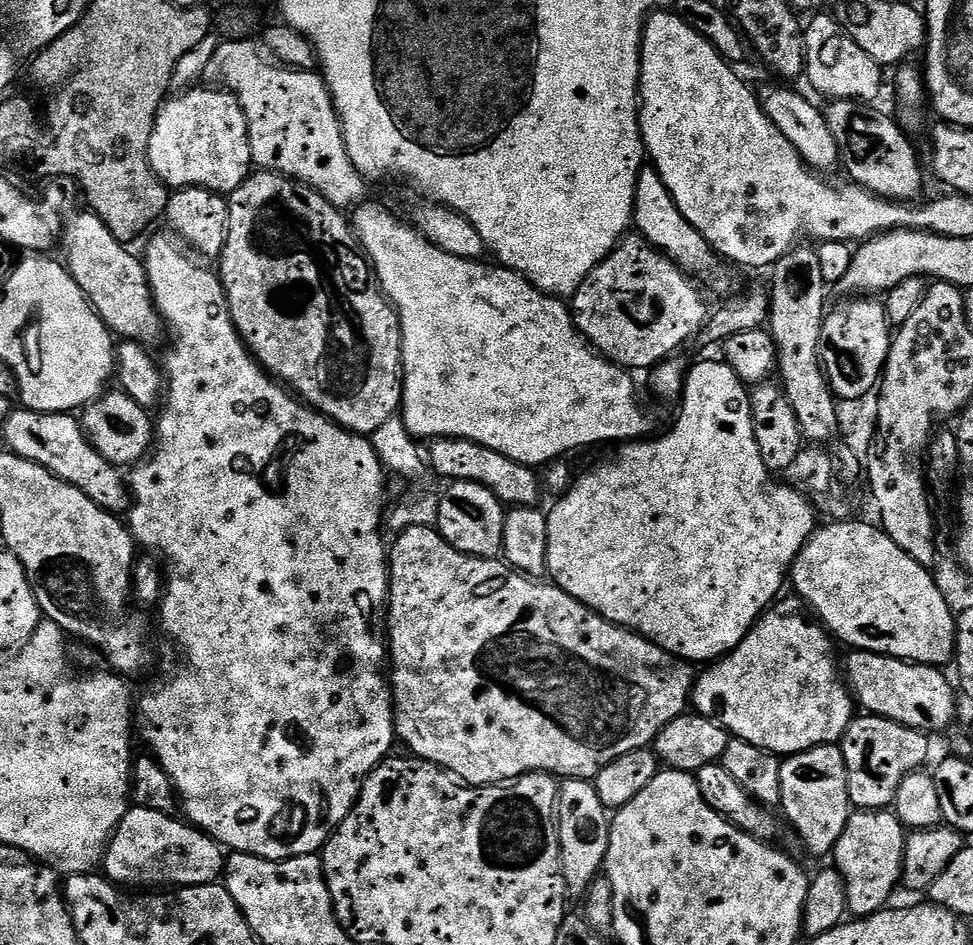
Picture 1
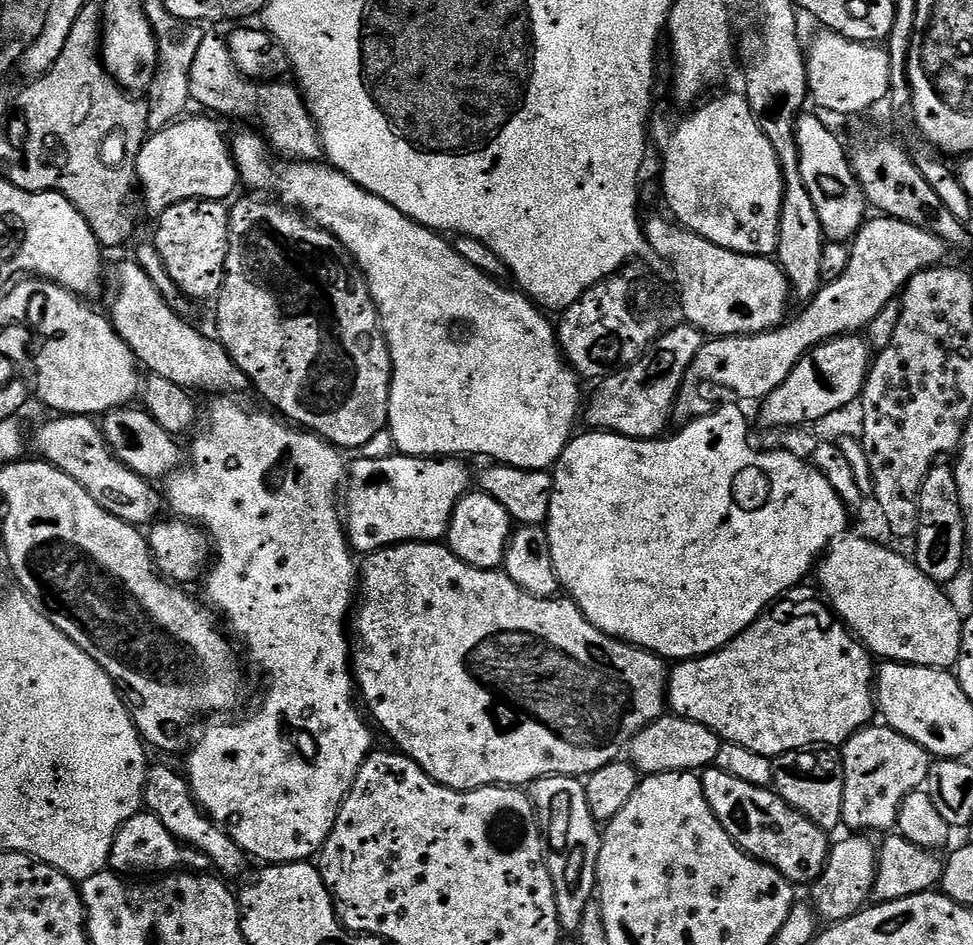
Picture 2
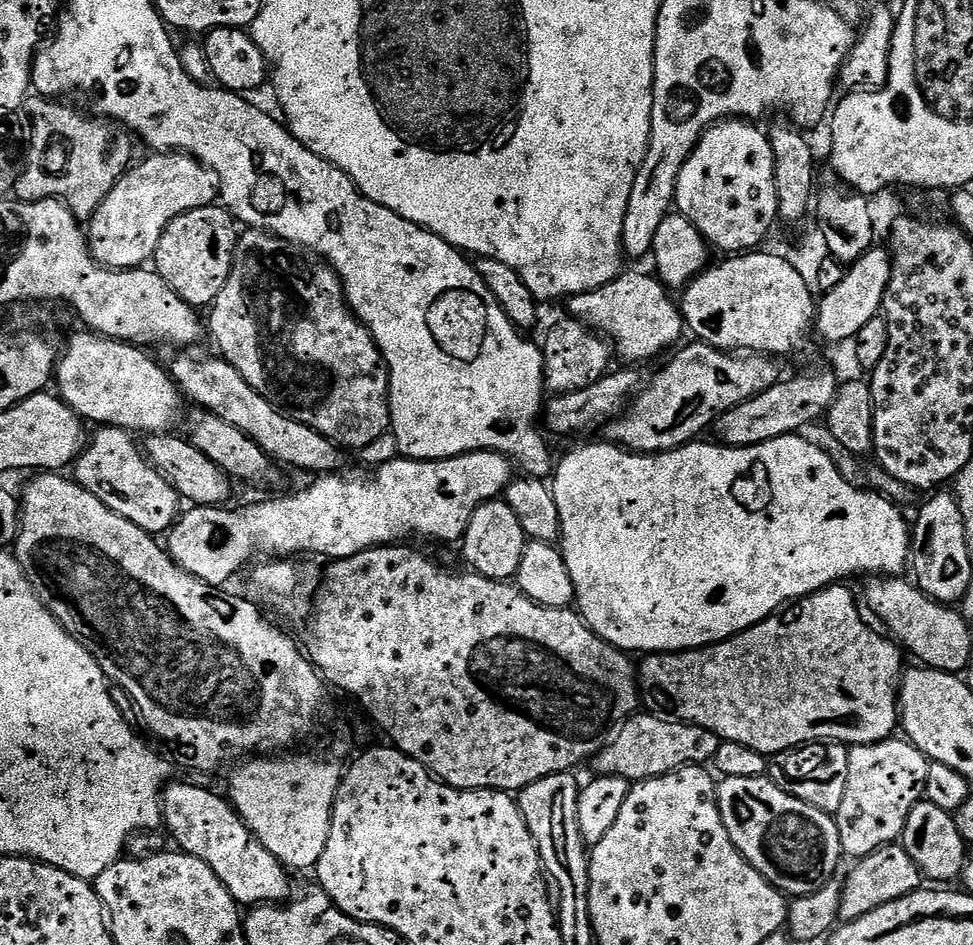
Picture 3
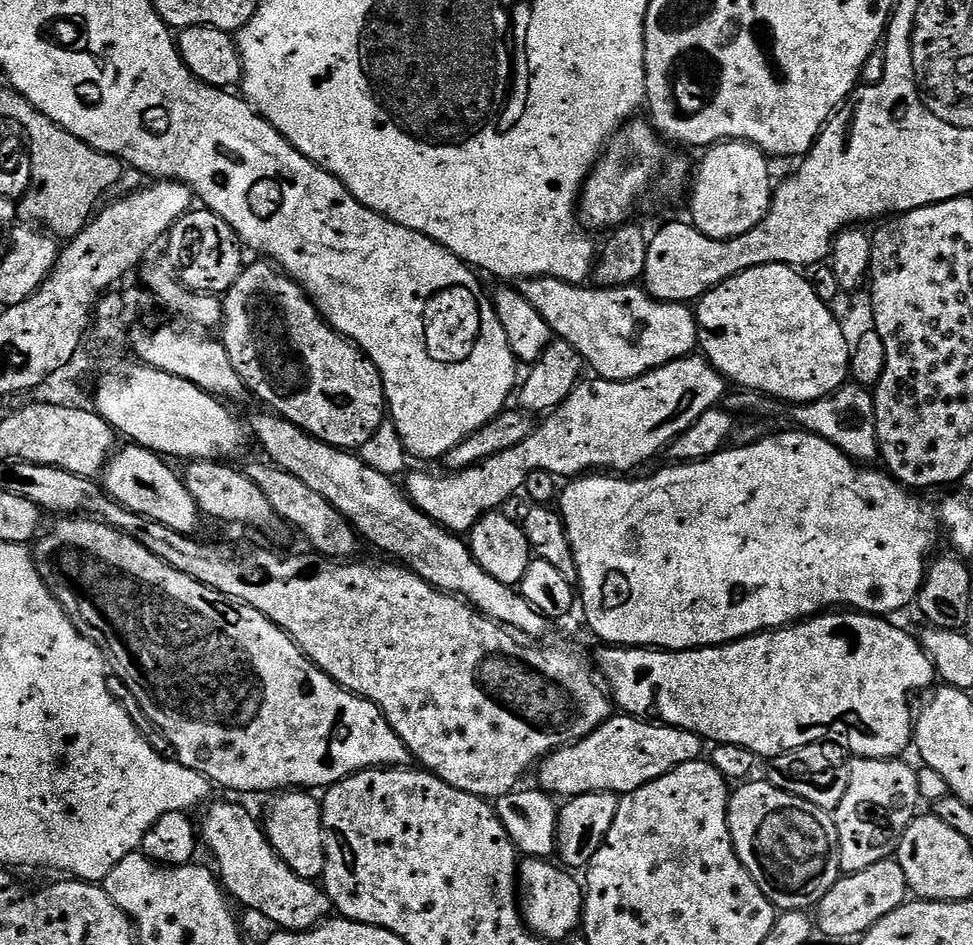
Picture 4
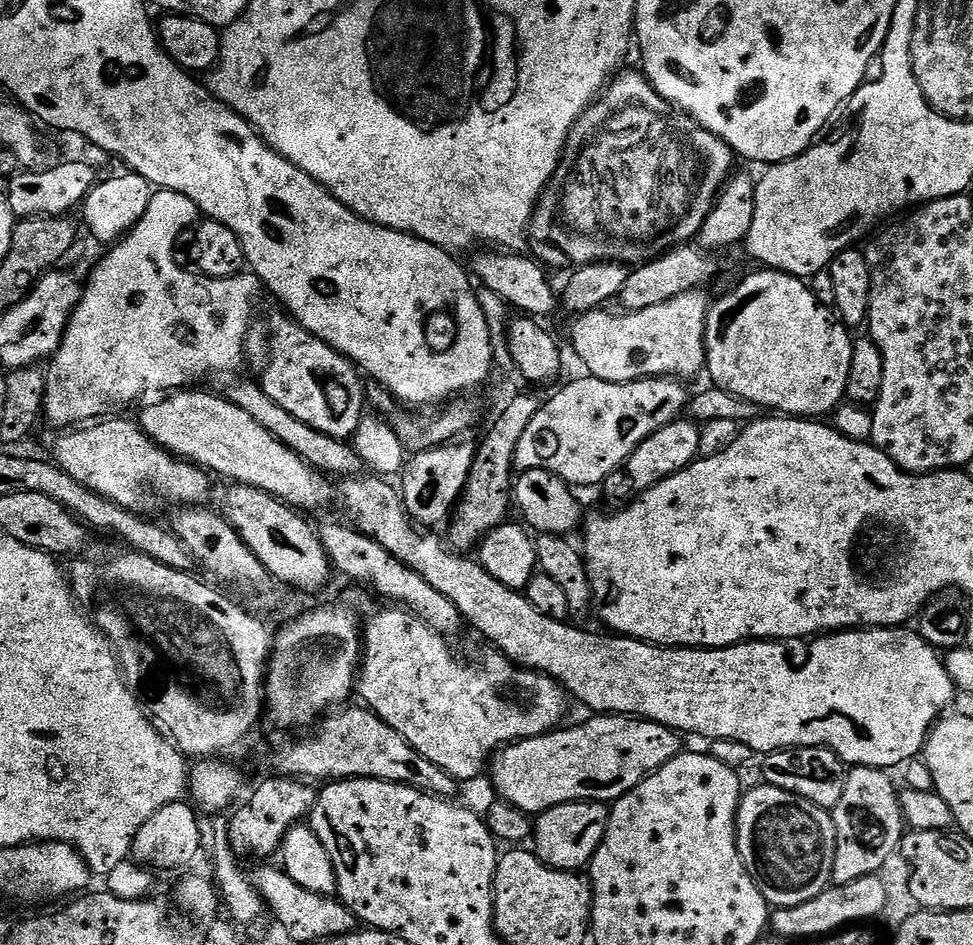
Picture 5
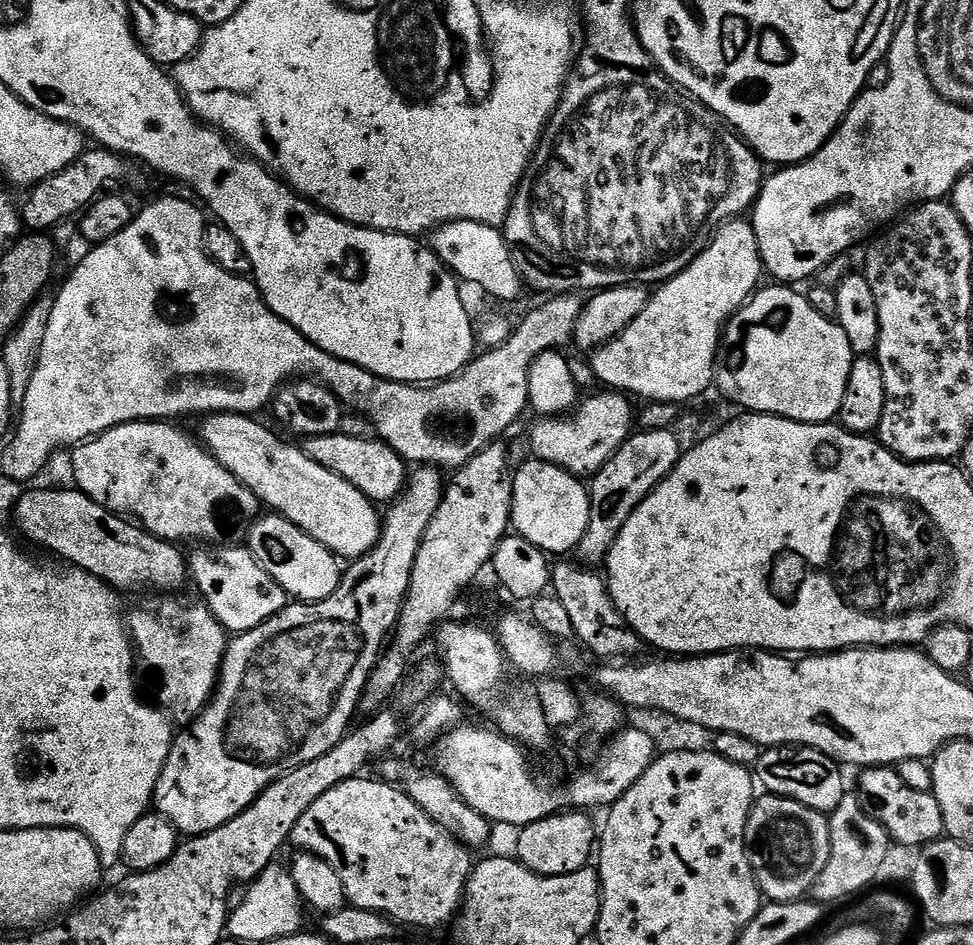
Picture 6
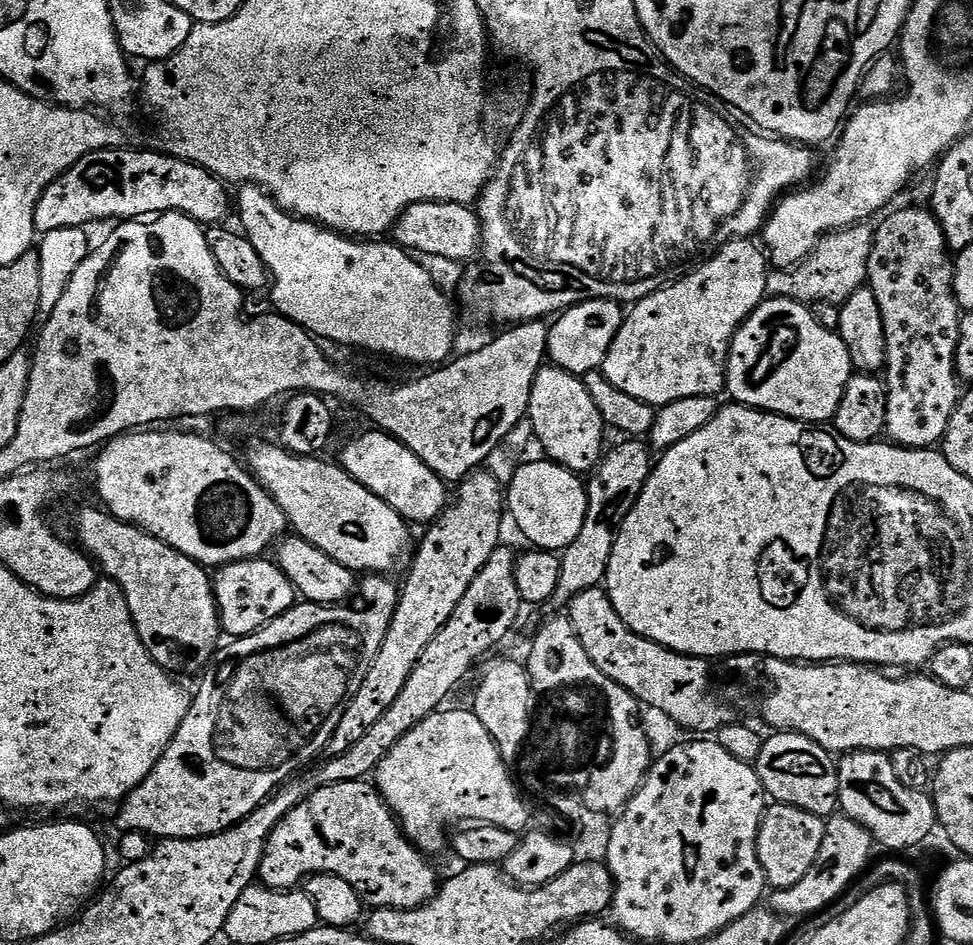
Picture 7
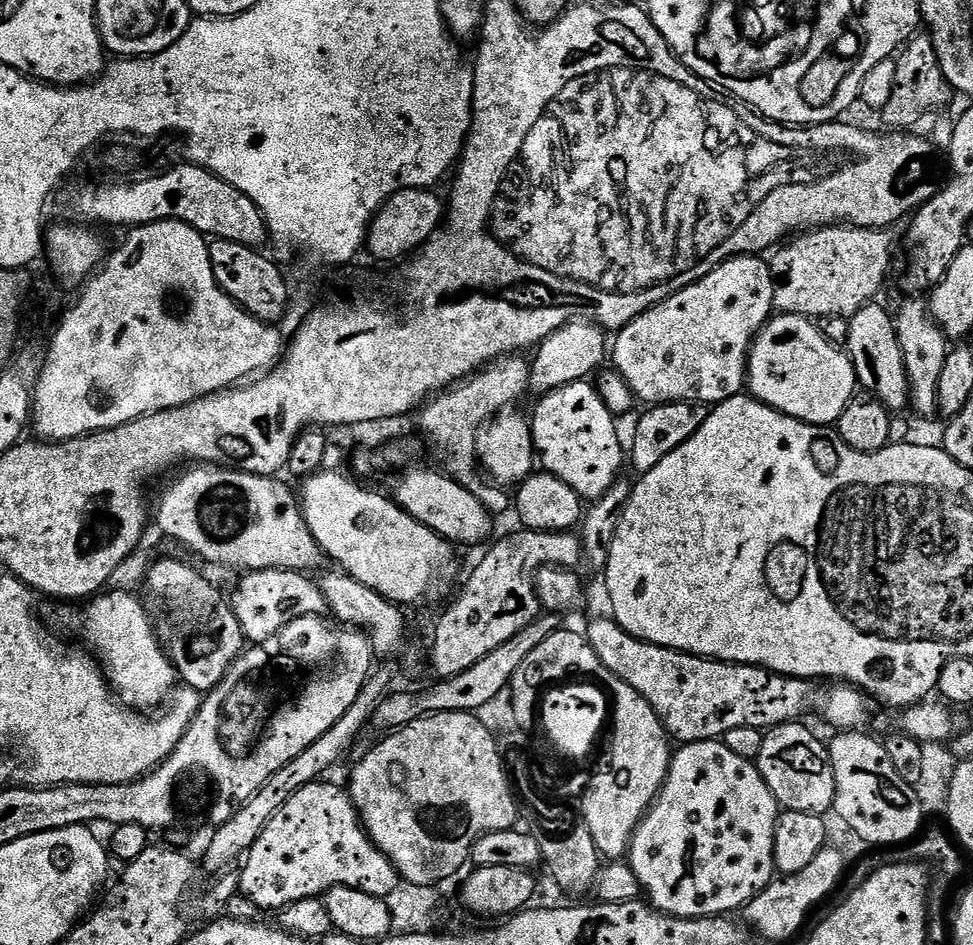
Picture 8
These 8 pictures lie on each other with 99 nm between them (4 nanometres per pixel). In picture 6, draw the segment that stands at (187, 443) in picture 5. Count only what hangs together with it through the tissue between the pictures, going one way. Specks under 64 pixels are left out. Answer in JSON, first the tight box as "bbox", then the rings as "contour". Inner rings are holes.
{"bbox":[202,412,382,558],"contour":[[[217,412],[205,415],[203,420],[202,440],[208,451],[212,453],[212,457],[222,466],[226,466],[230,474],[238,477],[255,494],[261,505],[268,507],[269,504],[272,507],[269,509],[273,513],[284,516],[290,522],[294,522],[294,526],[306,530],[310,538],[322,542],[322,546],[326,546],[340,558],[366,556],[380,543],[382,516],[381,513],[376,513],[377,505],[364,496],[362,490],[350,486],[346,478],[326,470],[326,466],[318,466],[318,462],[314,462],[304,453],[303,447],[296,445],[295,448],[294,445],[279,440],[266,425],[259,424],[256,418],[248,414]]]}

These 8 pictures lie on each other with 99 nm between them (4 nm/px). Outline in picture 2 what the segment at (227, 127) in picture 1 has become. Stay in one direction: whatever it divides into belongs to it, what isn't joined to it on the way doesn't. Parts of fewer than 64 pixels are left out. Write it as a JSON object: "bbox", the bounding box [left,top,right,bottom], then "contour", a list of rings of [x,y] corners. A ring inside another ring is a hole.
{"bbox":[136,114,240,218],"contour":[[[200,114],[193,120],[180,118],[175,123],[161,130],[153,132],[145,139],[140,153],[136,155],[136,179],[138,192],[144,195],[144,204],[158,218],[170,206],[187,200],[218,200],[227,201],[228,195],[240,184],[240,171],[236,169],[236,159],[232,156],[229,137],[207,115]]]}

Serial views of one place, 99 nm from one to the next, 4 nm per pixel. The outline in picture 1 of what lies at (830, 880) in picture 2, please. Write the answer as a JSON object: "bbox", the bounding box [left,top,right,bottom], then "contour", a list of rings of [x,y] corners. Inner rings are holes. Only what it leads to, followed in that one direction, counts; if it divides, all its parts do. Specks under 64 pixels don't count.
{"bbox":[834,808,906,918],"contour":[[[866,808],[849,815],[846,830],[834,849],[834,867],[844,879],[848,890],[848,911],[853,917],[863,918],[884,911],[896,884],[898,888],[902,880],[905,843],[906,829],[895,811]]]}

